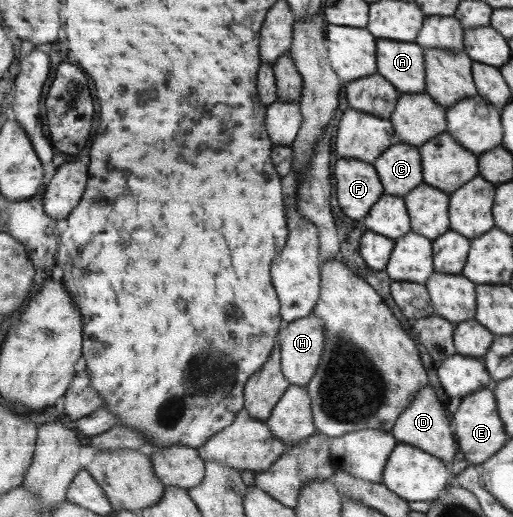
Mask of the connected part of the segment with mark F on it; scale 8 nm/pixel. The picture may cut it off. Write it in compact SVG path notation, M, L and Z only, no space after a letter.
M338 158L335 169L336 199L341 211L352 220L363 220L384 195L383 183L372 164Z

